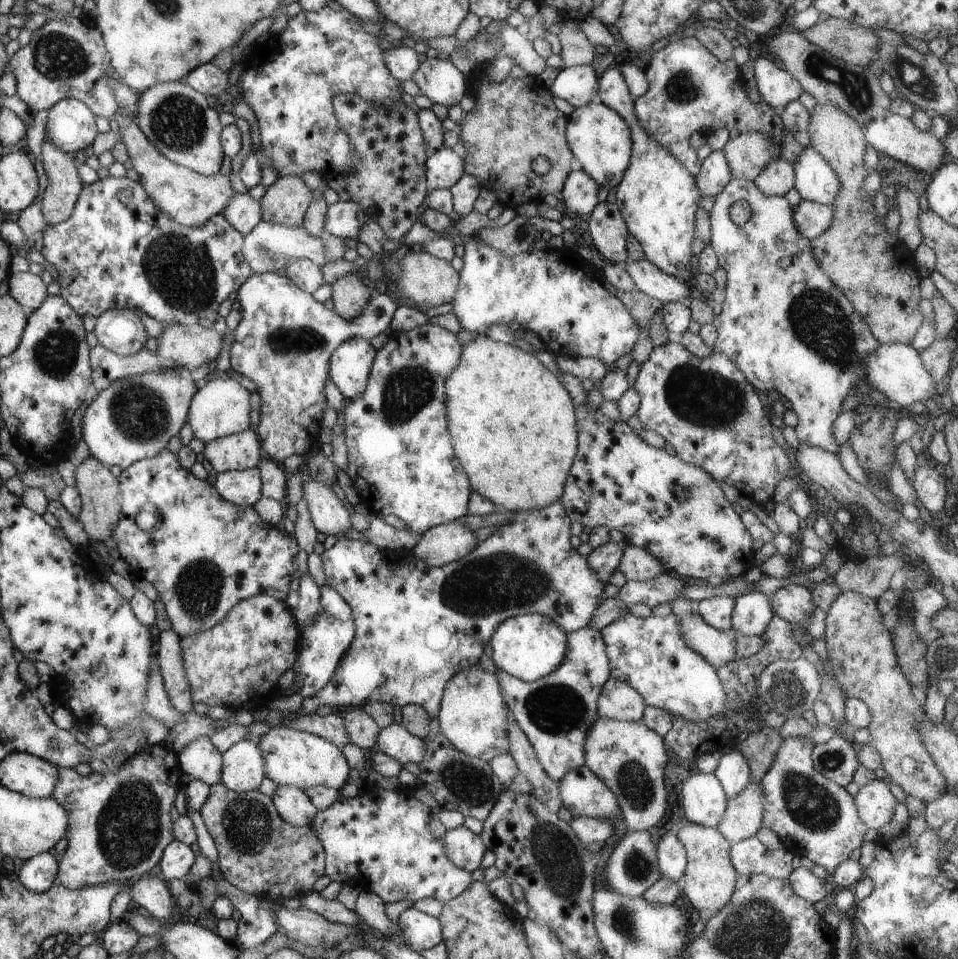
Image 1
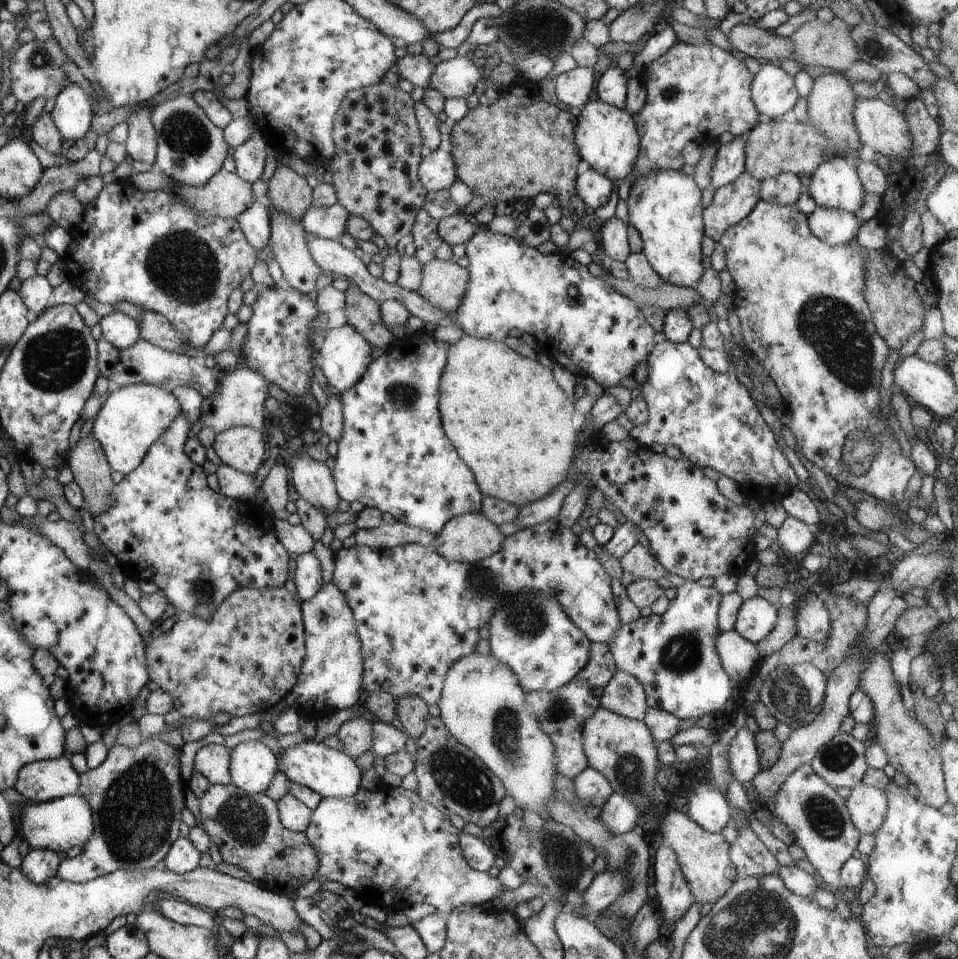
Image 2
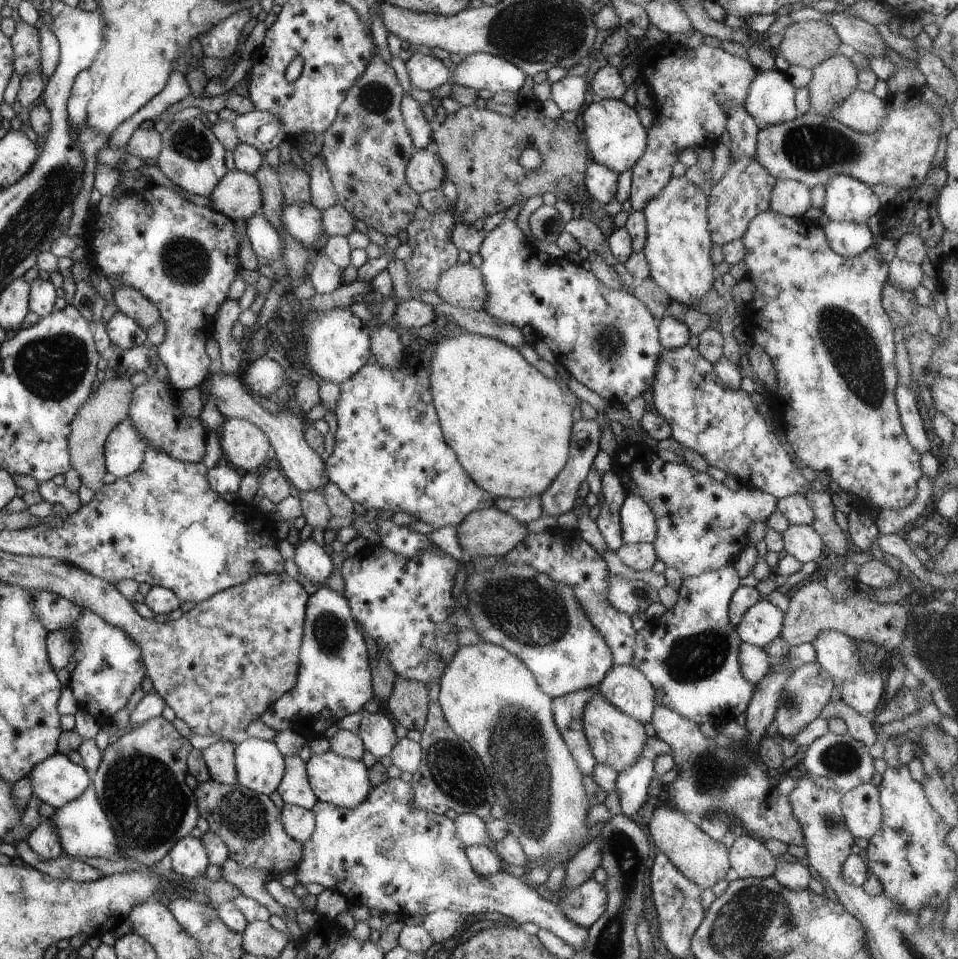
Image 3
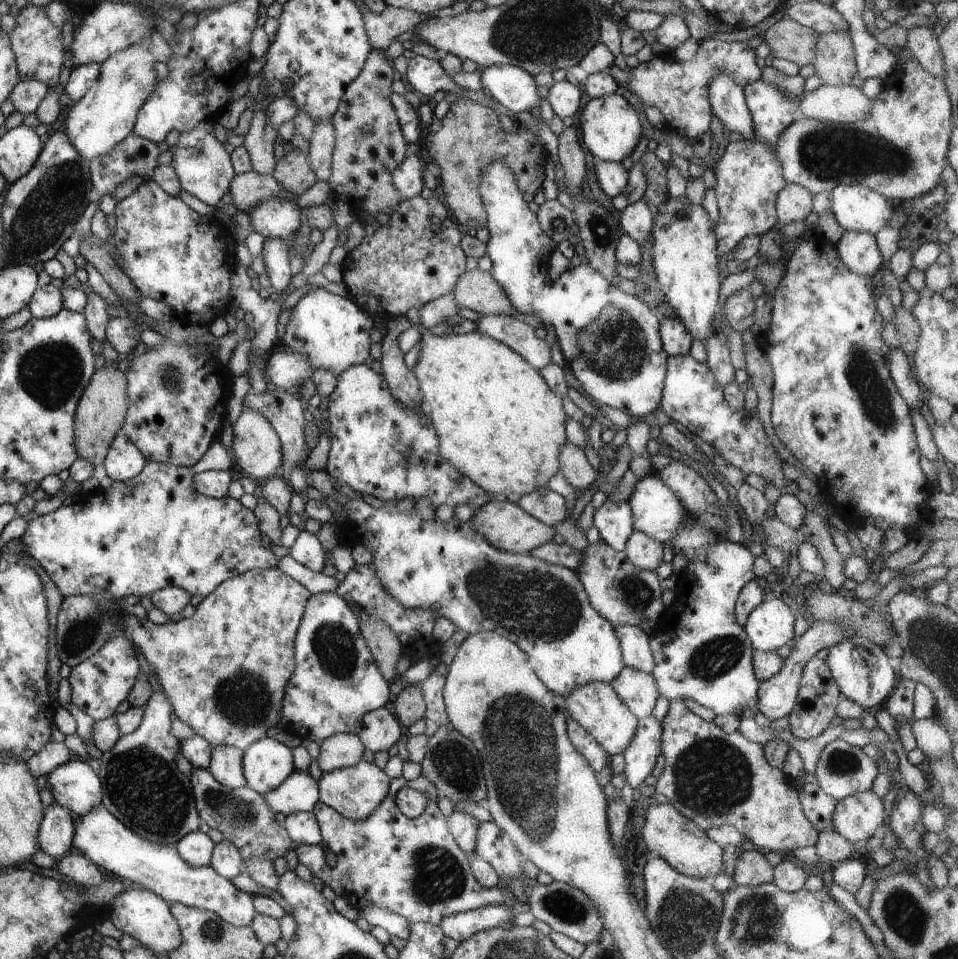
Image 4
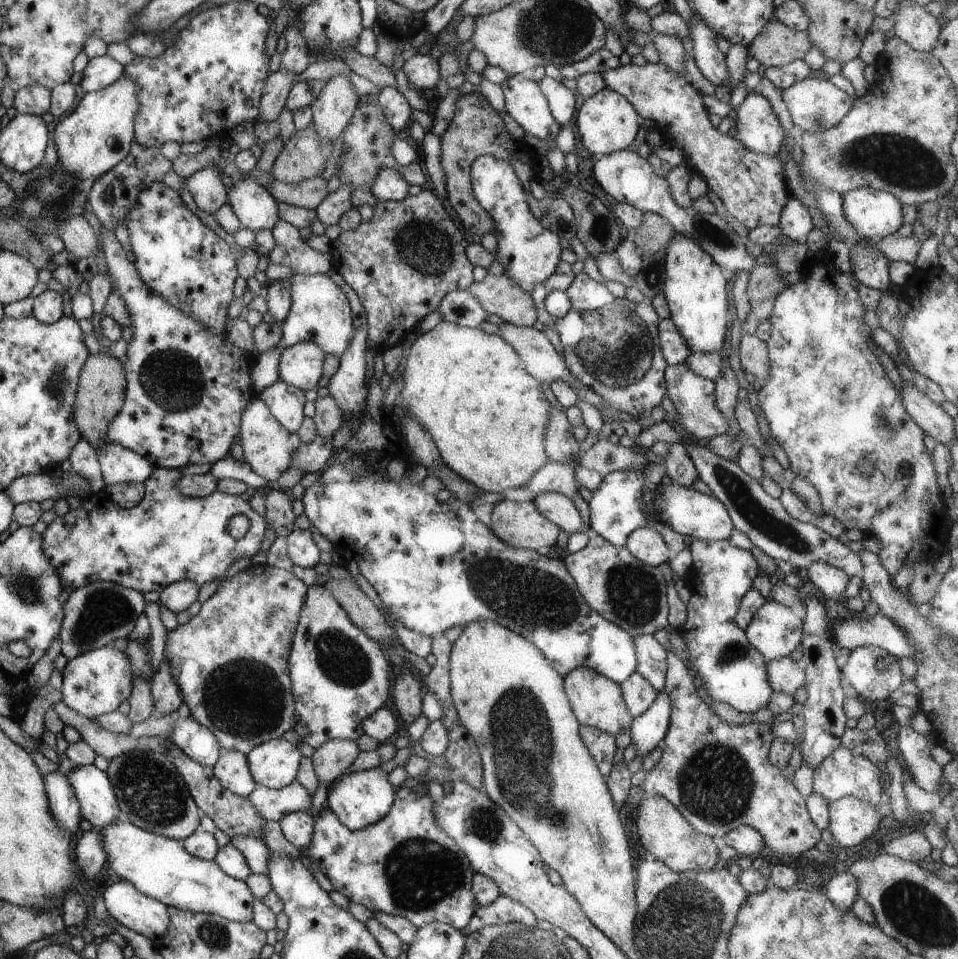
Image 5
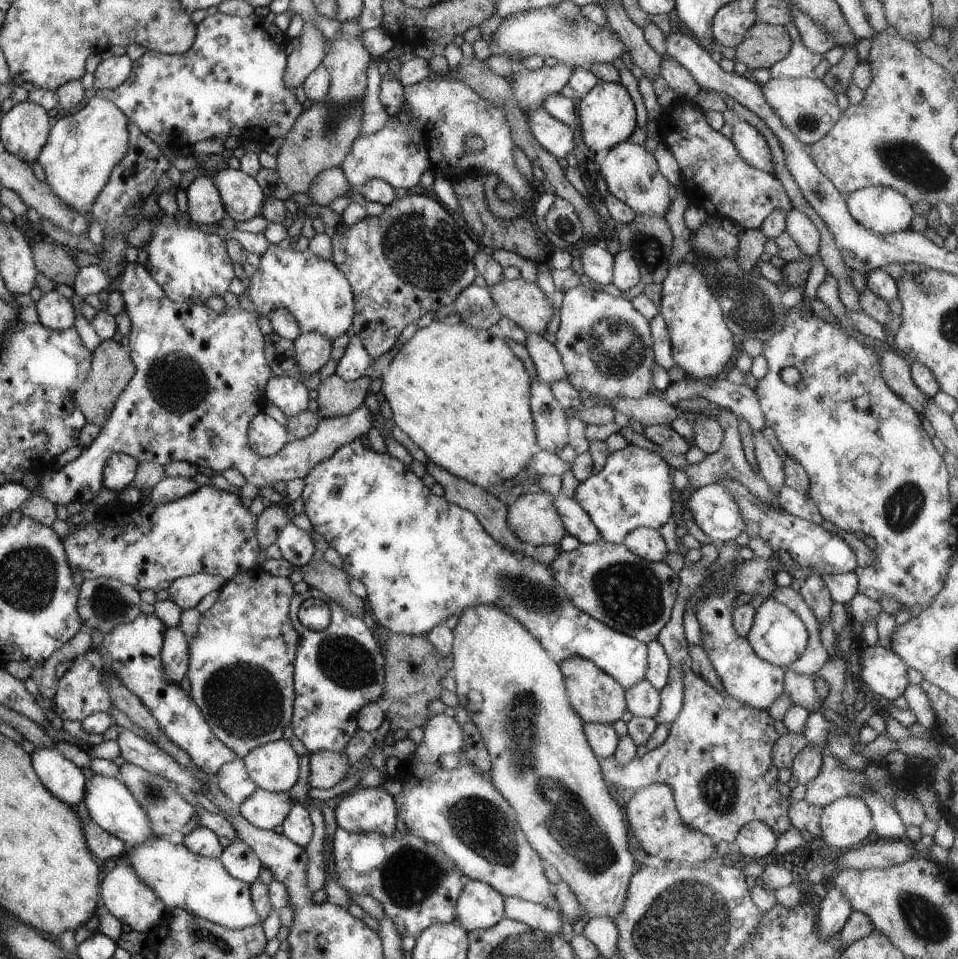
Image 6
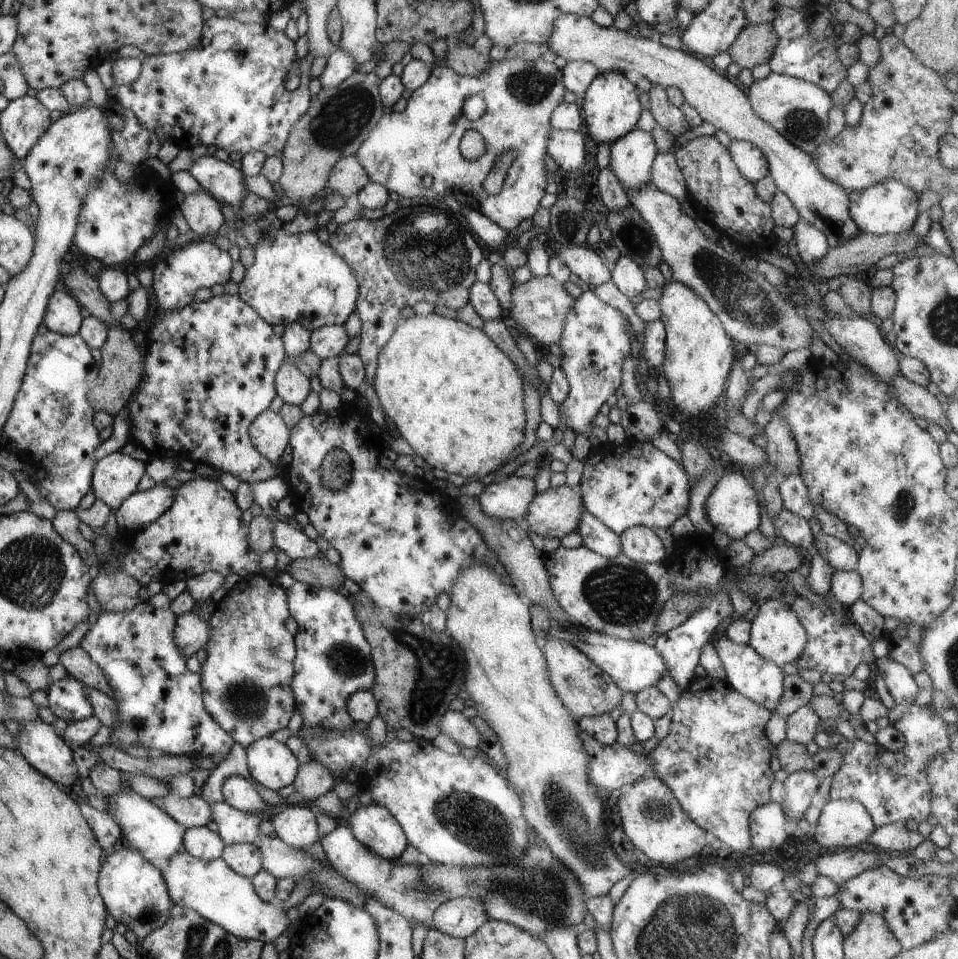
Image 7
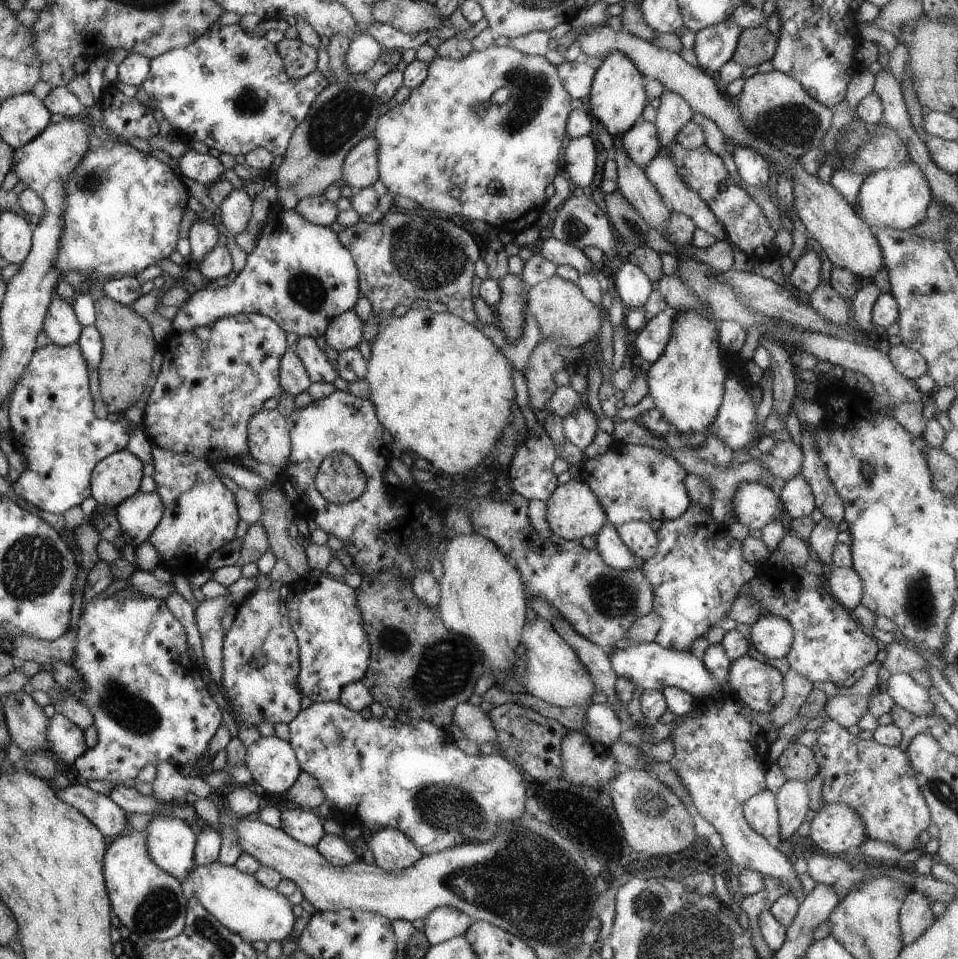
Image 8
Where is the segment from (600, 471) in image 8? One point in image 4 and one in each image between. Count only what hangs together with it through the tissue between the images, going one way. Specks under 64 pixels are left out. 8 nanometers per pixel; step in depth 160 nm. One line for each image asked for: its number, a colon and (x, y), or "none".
4: (614, 521)
5: (616, 507)
6: (634, 489)
7: (631, 485)

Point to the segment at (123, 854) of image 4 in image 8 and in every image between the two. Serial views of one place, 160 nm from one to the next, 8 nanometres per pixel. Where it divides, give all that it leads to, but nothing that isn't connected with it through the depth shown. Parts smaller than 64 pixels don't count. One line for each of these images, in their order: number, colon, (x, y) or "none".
5: (160, 867)
6: (202, 886)
7: (224, 897)
8: (245, 906)

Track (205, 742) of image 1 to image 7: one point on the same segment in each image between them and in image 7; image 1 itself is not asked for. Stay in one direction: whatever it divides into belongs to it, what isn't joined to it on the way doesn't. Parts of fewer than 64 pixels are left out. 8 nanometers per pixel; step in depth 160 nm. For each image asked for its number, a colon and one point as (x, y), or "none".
2: (213, 761)
3: (220, 757)
4: (226, 765)
5: (232, 770)
6: (233, 779)
7: (238, 791)

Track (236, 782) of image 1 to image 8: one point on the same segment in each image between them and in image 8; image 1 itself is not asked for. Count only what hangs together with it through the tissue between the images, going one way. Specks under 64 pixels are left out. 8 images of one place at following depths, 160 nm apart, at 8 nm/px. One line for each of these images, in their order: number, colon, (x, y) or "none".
2: (253, 764)
3: (260, 766)
4: (267, 763)
5: (274, 764)
6: (274, 766)
7: (270, 762)
8: (272, 761)

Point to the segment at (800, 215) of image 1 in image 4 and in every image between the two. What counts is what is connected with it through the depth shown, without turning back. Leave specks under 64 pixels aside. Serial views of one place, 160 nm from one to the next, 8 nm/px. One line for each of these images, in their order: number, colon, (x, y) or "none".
2: (835, 227)
3: (847, 238)
4: (859, 251)

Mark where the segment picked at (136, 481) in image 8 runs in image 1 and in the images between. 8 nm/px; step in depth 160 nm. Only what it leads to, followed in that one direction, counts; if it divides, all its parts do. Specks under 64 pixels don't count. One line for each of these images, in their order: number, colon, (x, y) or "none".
1: (133, 418)
2: (131, 419)
3: (125, 449)
4: (124, 461)
5: (118, 464)
6: (120, 470)
7: (115, 477)

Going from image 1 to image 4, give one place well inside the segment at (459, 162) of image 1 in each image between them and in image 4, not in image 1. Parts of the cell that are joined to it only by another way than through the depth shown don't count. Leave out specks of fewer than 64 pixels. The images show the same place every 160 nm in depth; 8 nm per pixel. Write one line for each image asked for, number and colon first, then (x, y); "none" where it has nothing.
2: (437, 171)
3: (425, 171)
4: (407, 177)

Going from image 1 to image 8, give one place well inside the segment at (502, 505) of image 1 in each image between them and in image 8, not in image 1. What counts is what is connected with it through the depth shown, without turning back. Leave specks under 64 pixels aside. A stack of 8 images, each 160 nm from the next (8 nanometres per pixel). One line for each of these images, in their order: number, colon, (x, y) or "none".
2: (507, 417)
3: (510, 426)
4: (498, 422)
5: (488, 416)
6: (461, 394)
7: (458, 400)
8: (443, 390)

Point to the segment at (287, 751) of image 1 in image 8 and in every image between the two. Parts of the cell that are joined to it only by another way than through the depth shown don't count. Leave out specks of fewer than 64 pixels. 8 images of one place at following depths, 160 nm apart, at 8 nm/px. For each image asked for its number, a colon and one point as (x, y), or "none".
2: (331, 773)
3: (335, 779)
4: (355, 791)
5: (359, 799)
6: (369, 809)
7: (373, 825)
8: (389, 849)

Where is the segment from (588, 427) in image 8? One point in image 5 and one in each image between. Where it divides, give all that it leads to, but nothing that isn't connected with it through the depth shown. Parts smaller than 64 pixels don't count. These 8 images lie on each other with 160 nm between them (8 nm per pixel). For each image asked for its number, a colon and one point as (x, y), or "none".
5: (611, 345)
6: (606, 345)
7: (595, 341)

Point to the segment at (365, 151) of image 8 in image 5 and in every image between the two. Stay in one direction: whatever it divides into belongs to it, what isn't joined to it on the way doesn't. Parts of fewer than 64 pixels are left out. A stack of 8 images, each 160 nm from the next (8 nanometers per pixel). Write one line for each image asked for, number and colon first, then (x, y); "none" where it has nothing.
5: (309, 193)
6: (331, 183)
7: (348, 176)

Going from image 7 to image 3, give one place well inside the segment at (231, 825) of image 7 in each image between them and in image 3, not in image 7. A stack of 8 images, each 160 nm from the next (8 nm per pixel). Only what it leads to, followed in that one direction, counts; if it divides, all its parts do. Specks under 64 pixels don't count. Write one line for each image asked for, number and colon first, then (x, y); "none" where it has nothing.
3: (295, 789)
4: (299, 792)
5: (273, 804)
6: (265, 810)

